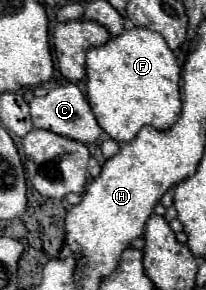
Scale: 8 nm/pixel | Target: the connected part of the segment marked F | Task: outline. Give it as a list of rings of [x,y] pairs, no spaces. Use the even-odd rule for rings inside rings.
[[[132,27],[88,51],[86,97],[102,131],[118,143],[128,143],[144,125],[168,129],[176,123],[182,111],[180,75],[182,69],[164,37],[148,27]]]

